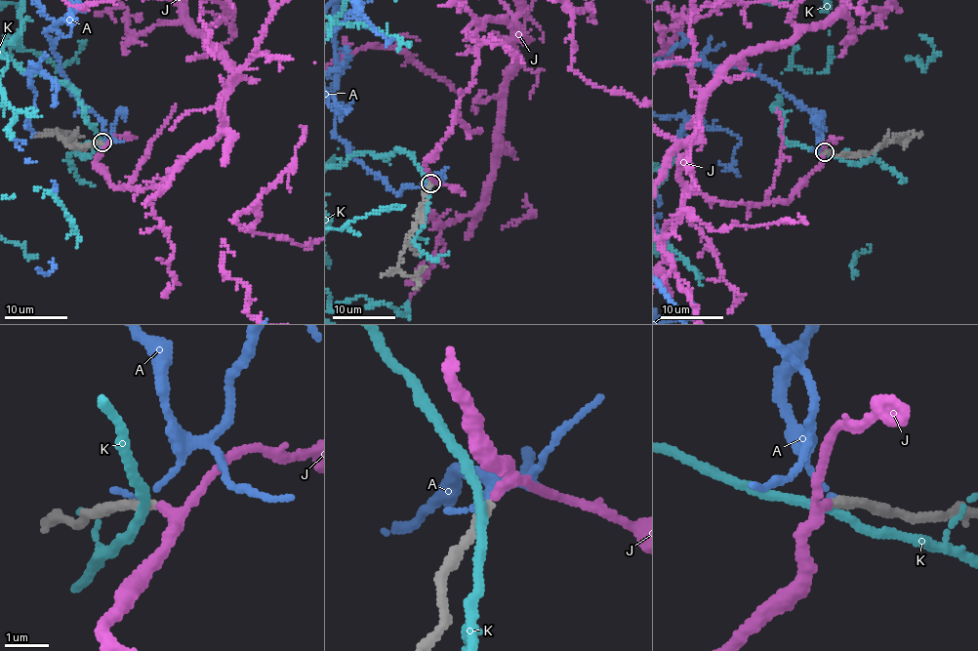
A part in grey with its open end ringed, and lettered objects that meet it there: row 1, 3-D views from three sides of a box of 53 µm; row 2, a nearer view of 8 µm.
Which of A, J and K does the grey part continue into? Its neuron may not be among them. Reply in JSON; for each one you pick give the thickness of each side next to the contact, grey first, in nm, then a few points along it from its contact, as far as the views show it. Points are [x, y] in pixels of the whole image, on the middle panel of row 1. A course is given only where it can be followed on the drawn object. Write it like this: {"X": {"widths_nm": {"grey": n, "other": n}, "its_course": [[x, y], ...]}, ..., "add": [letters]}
{"J": {"widths_nm": {"grey": 240, "other": 200}}, "add": ["J"]}

